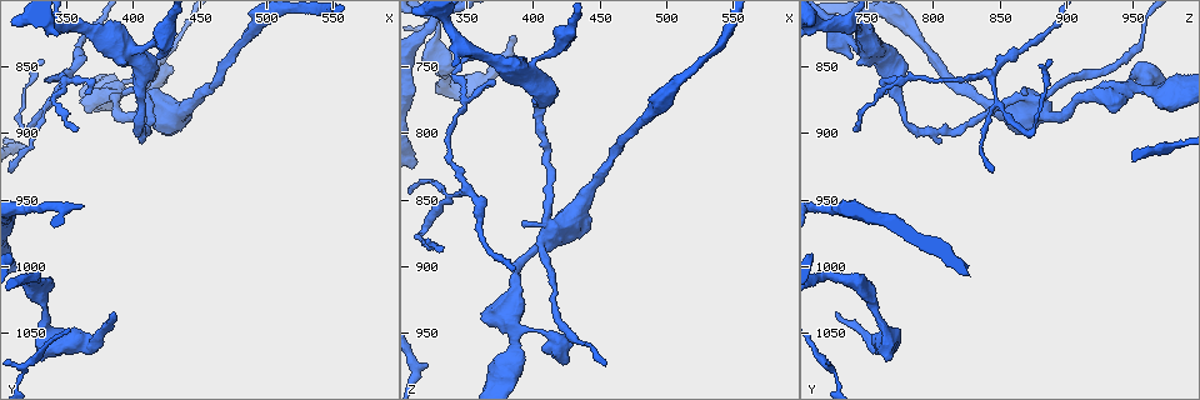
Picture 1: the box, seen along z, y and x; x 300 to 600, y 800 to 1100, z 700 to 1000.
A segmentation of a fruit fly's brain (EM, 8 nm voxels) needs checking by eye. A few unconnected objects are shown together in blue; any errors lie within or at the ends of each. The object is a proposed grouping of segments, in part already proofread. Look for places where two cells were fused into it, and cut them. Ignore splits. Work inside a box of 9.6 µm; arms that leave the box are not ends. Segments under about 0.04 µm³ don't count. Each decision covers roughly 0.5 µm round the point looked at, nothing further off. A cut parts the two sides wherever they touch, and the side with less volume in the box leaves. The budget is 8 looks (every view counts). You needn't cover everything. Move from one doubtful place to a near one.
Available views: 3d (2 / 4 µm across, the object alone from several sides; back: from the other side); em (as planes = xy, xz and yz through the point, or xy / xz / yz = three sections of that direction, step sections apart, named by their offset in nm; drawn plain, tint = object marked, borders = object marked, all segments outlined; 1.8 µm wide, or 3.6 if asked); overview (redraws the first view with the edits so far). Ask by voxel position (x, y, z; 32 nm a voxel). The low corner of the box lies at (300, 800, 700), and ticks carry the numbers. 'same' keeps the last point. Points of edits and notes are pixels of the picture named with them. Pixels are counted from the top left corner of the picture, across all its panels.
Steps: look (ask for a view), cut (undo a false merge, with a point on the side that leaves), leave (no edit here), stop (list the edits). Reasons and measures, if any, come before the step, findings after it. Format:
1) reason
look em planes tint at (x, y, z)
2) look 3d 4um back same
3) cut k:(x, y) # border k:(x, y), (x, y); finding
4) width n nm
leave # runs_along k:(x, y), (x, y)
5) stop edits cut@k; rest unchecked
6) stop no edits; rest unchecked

narrows sharply
look 3d 4um at (354, 858, 842)

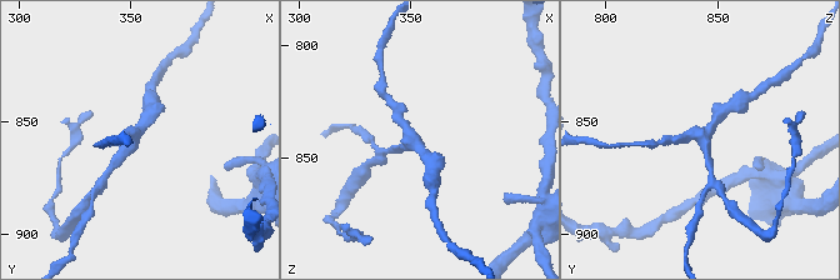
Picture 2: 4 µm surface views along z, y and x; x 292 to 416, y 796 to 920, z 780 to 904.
arms 3
look em xz step 16 tint at (353, 856, 843)

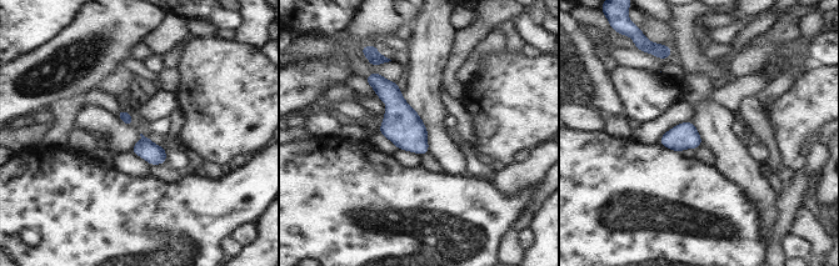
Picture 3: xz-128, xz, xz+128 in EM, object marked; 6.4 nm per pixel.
leave # all the same cell

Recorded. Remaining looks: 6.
sudden change in width
look 3d 2um at (412, 856, 950)

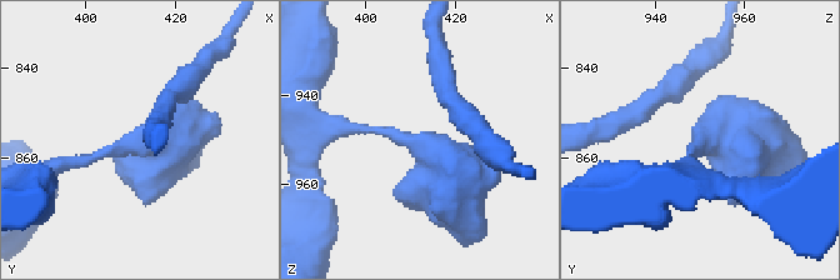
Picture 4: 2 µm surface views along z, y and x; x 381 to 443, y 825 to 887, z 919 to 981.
look em xz step 16 tint at (414, 857, 952)

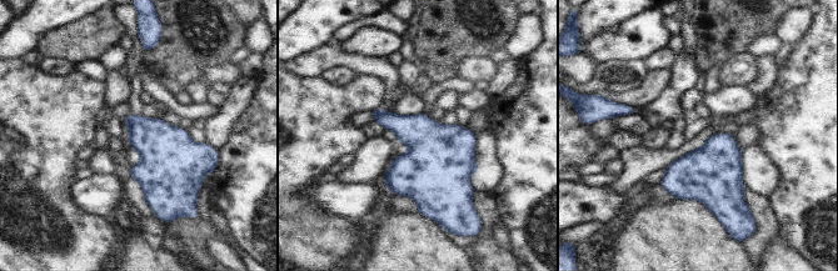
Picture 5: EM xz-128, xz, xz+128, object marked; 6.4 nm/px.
look em planes tint same

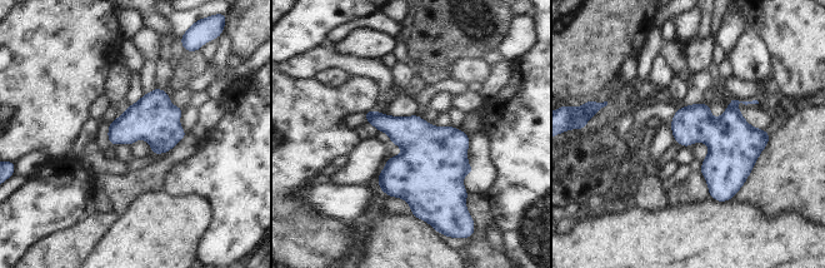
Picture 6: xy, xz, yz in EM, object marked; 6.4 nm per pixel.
width 240 nm
leave # all the same cell

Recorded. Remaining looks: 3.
four arms meet
look em 3.6um xy step 8 tint at (414, 880, 876)

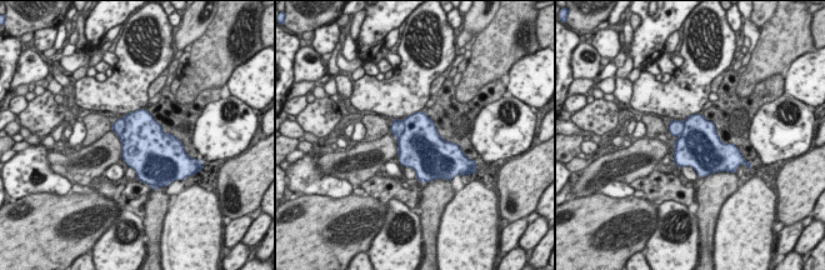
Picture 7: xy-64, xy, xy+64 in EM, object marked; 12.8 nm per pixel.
another direction
look em 3.6um xz step 4 tint same

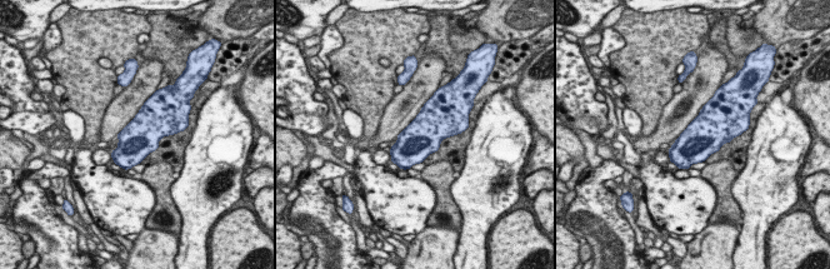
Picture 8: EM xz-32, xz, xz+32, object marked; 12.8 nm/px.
leave # all the same cell

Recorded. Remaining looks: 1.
stop no edits; rest unchecked

